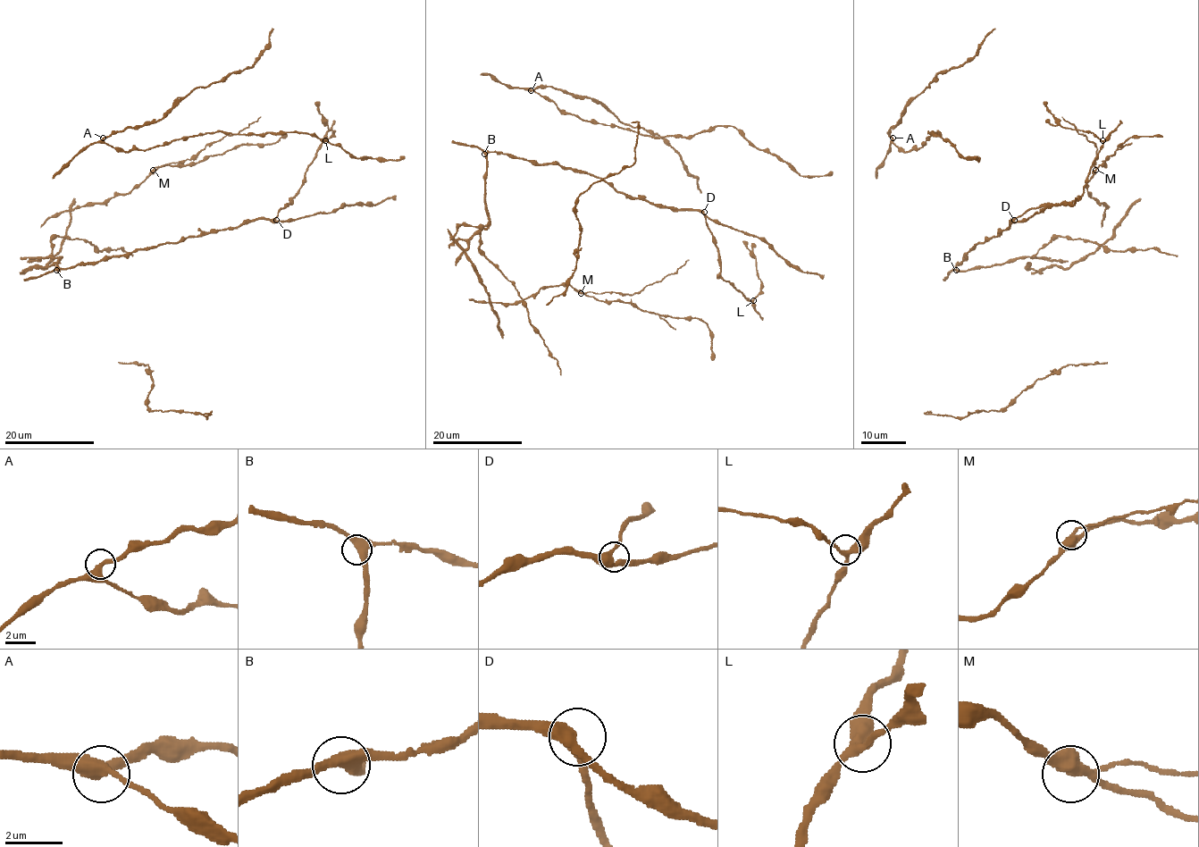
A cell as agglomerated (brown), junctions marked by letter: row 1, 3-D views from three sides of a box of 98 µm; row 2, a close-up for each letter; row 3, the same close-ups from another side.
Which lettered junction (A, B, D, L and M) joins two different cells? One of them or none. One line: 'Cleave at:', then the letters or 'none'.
Cleave at: M

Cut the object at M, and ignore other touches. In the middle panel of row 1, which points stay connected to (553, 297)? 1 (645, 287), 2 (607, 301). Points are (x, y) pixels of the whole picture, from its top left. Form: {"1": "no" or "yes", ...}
{"1": "no", "2": "yes"}

